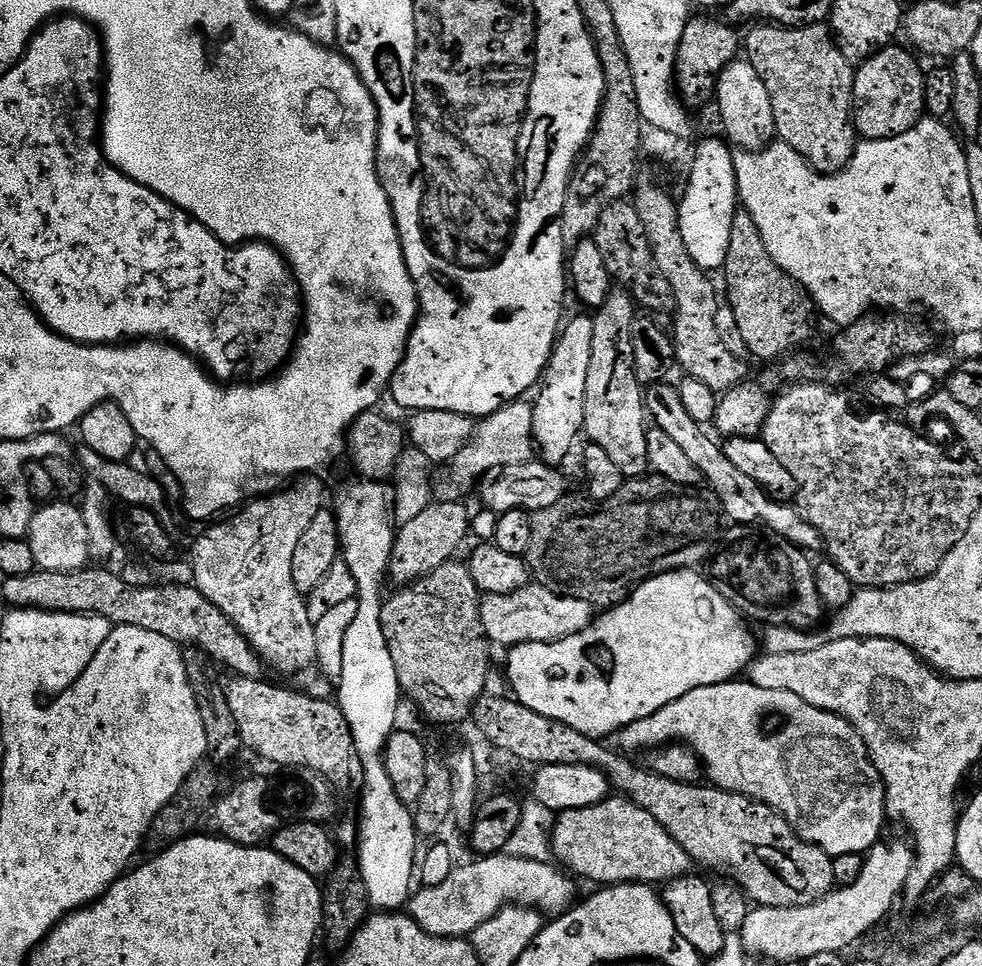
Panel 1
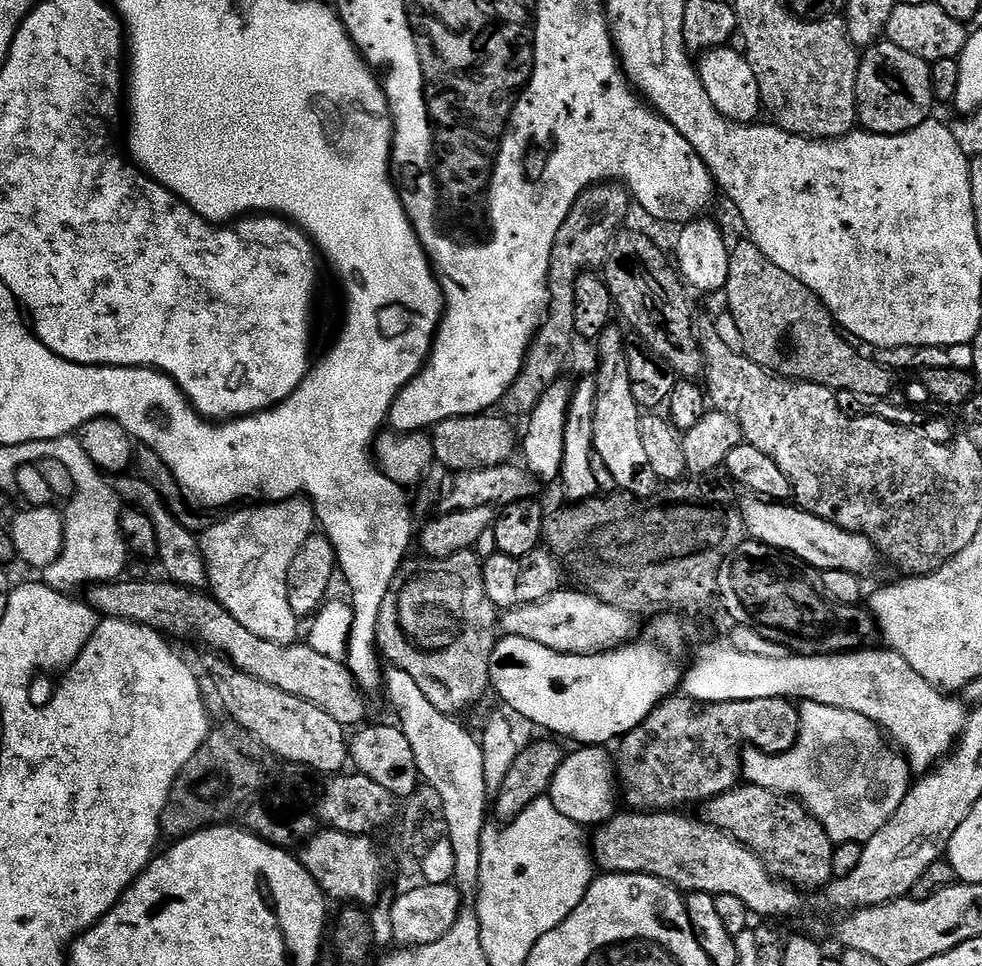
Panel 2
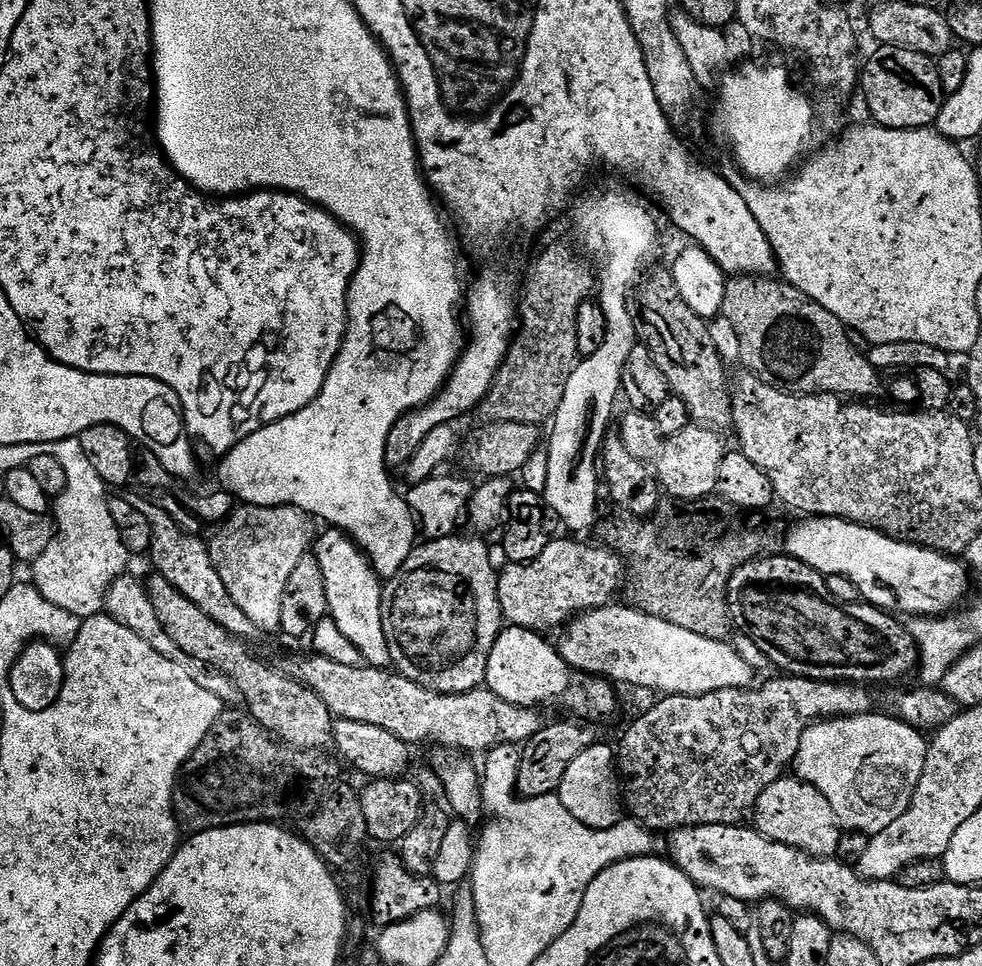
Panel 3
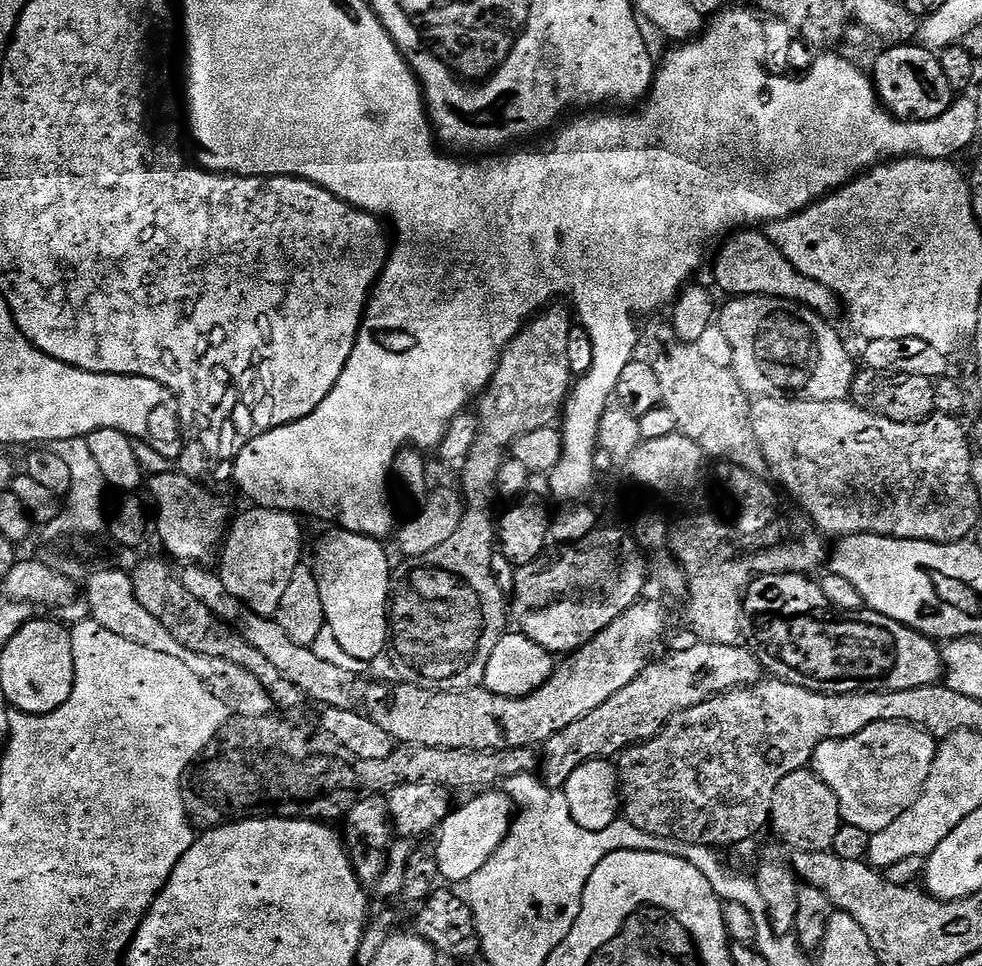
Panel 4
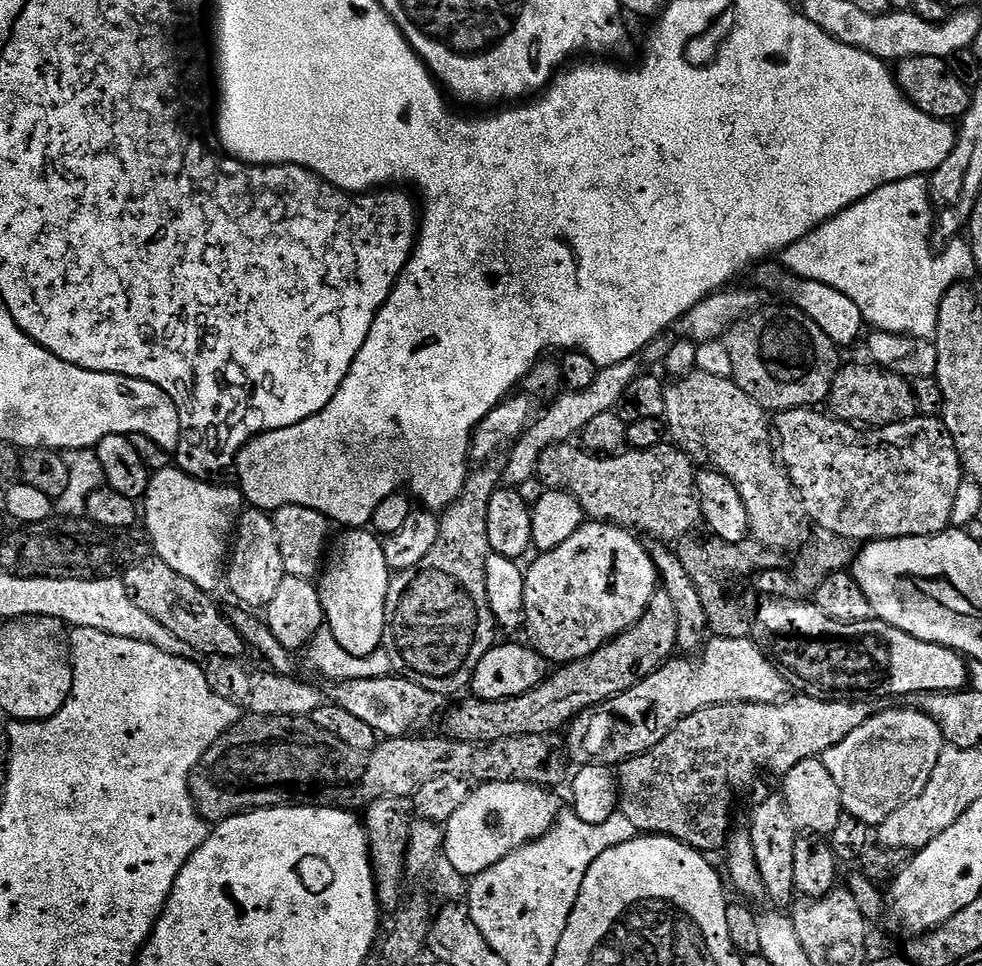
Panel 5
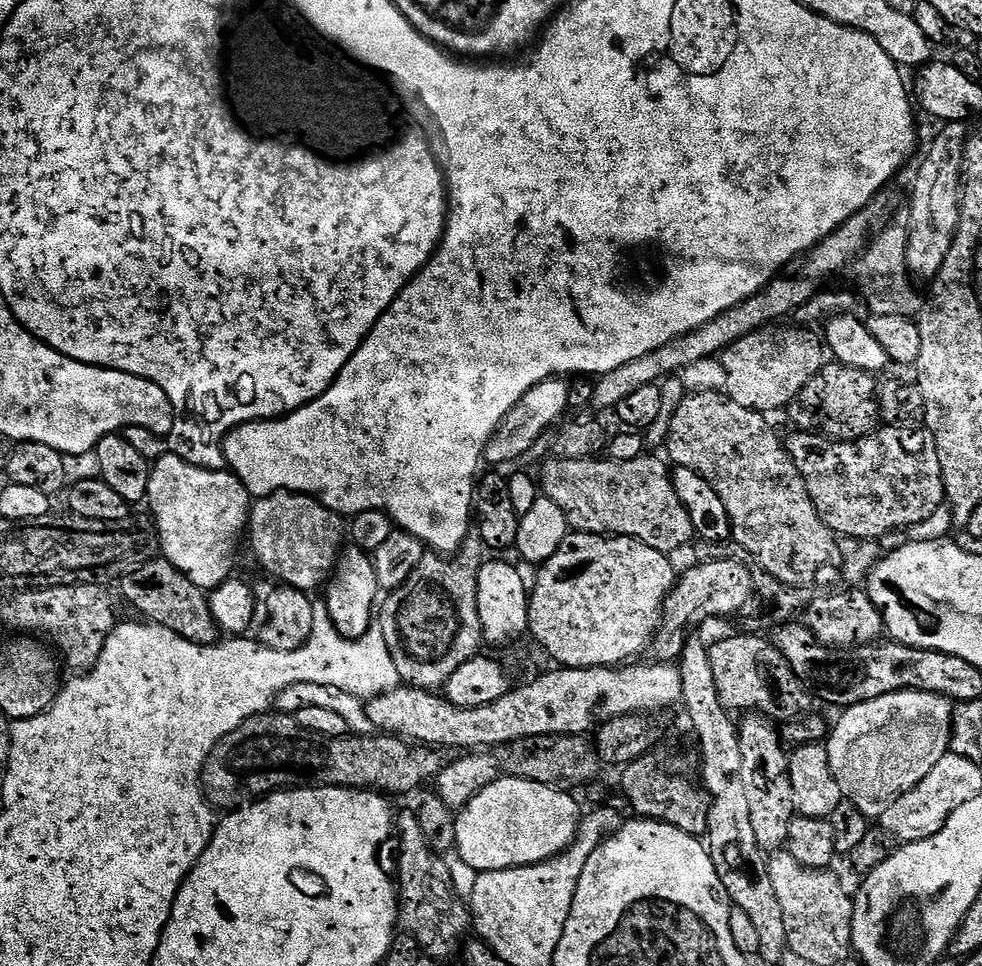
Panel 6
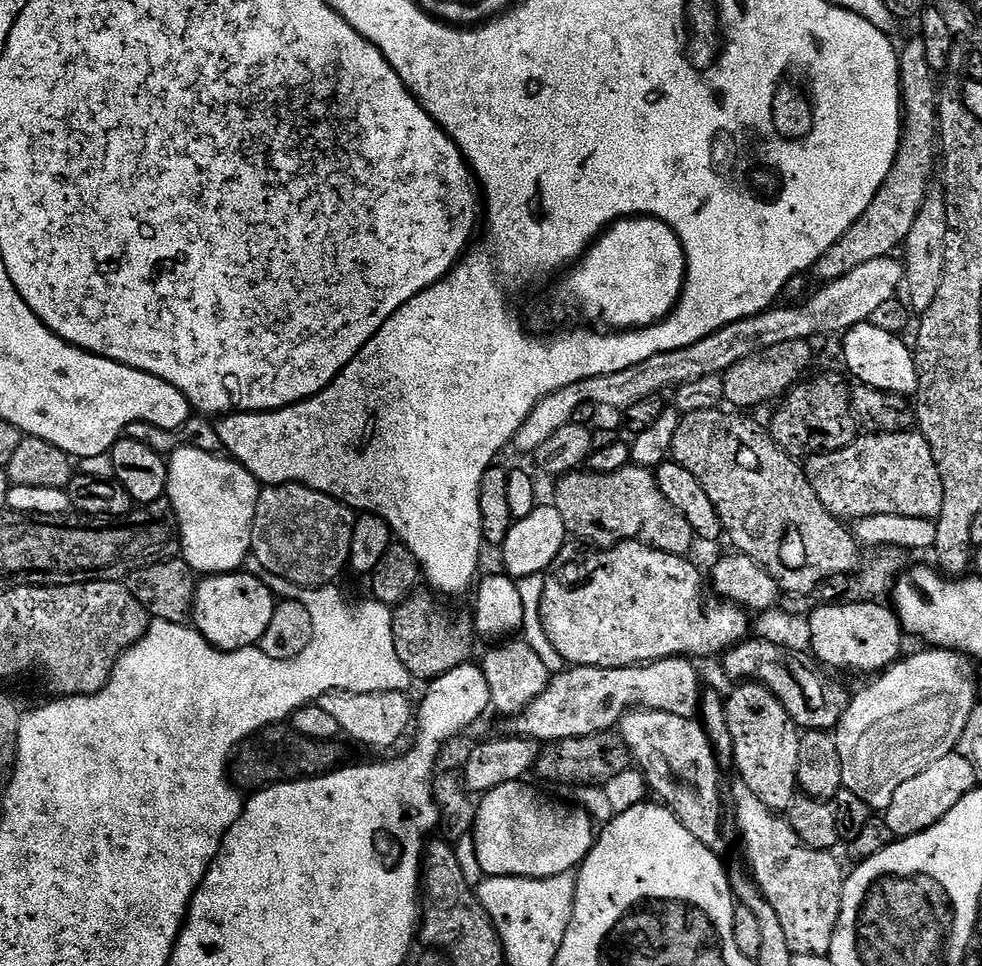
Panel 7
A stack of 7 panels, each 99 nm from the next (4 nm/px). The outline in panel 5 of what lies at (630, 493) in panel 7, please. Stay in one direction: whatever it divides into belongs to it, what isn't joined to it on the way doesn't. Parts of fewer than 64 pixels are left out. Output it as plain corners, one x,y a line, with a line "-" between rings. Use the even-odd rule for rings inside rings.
664,442
654,448
604,455
589,454
574,445
550,445
536,464
535,475
545,489
559,490
577,500
585,517
645,532
656,542
677,542
701,523
700,497
696,494
698,468
681,448

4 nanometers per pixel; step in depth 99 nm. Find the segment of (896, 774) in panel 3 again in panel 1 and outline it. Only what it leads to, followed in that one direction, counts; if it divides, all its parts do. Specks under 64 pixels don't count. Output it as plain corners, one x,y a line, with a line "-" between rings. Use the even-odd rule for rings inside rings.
737,678
729,680
727,684
711,684
710,686
702,686
698,690
690,690
686,694
682,694
682,698
662,706
662,710
658,710
638,722
620,729
619,732
615,733
614,740
617,740
621,744
619,747
628,754
636,754
632,752
640,752
643,748
651,750
677,742
687,744
700,757
703,767
706,769
706,776
712,779
709,781
715,787
727,792
737,792
743,796
750,797
751,800
761,800
763,804
770,806
778,814
785,816
790,822
792,829
803,840
818,846
822,850
826,850
828,856
835,858
842,854
867,854
871,852
874,845
881,843
882,840
880,831
884,828
884,820
886,821
888,793
884,787
884,779
880,776
878,769
876,769
872,761
872,755
868,752
868,746
864,739
861,738
858,729
849,720
830,714
826,710
818,710
818,706
810,706
810,702
806,702
806,698
798,698
798,694
790,694
790,690
762,690
762,686
754,686
752,683
745,681
743,684
742,681
743,679
-
772,715
781,716
784,719
784,725
773,736
768,732
764,732
764,716

